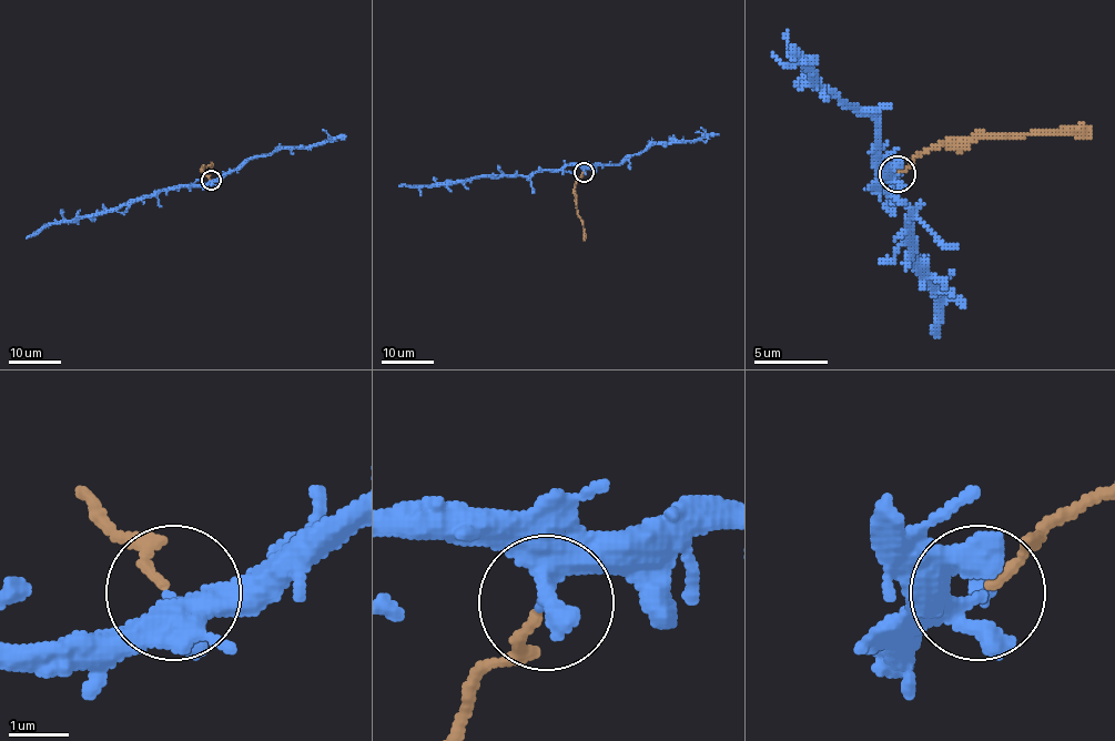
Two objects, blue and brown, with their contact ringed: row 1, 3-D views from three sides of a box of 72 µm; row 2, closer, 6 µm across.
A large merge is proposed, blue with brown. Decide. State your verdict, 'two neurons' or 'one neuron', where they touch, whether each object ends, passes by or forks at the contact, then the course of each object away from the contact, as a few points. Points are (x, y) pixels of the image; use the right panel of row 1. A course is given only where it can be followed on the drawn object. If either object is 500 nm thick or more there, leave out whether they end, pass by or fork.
two neurons; at (898, 173); blue passes by; brown ends there; blue runs (899, 174), (880, 189), (891, 189), (910, 207), (910, 252), (935, 285), (939, 337); brown runs (899, 171), (921, 152), (942, 145), (961, 145), (972, 138), (1016, 138), (1039, 130), (1091, 127)

